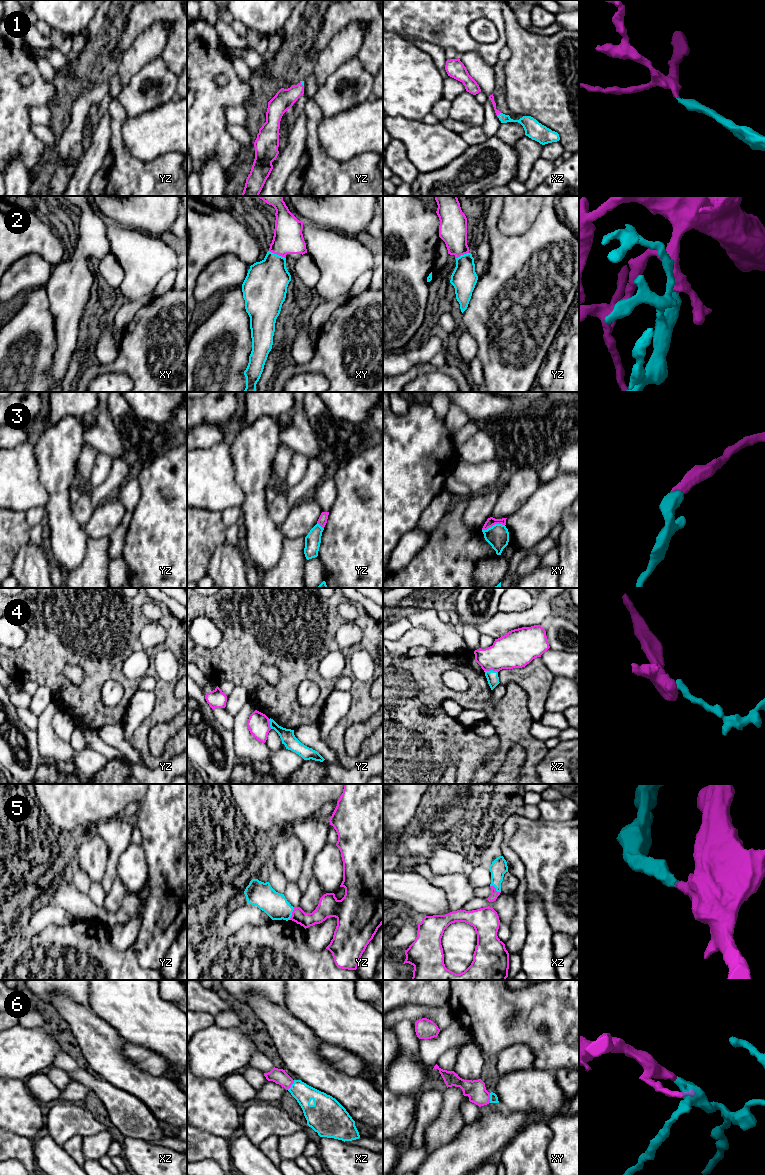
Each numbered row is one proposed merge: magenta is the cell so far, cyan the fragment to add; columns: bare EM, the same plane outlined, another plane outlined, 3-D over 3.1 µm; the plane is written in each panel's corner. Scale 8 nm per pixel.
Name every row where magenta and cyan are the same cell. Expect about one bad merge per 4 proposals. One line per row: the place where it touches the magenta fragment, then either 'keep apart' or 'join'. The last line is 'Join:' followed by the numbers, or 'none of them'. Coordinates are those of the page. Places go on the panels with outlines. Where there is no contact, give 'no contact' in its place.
1: meets magenta in xz at (498, 114); join
2: meets magenta in yz at (461, 254); join
3: meets magenta in xy at (493, 524); join
4: meets magenta in xz at (491, 669); keep apart
5: meets magenta in yz at (292, 913); join
6: meets magenta in xz at (291, 1084); join
Join: 1, 2, 3, 5, 6

